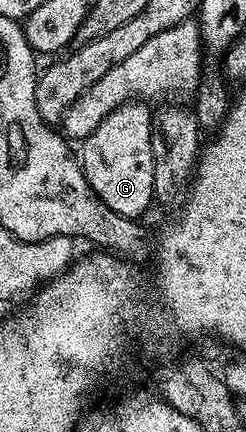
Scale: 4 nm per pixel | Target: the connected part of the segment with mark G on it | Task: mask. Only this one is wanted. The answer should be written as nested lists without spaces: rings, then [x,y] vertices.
[[[136,99],[128,101],[110,111],[78,149],[78,160],[90,187],[94,187],[98,199],[102,199],[110,211],[118,211],[123,217],[143,218],[148,204],[154,201],[153,116],[147,104]]]

